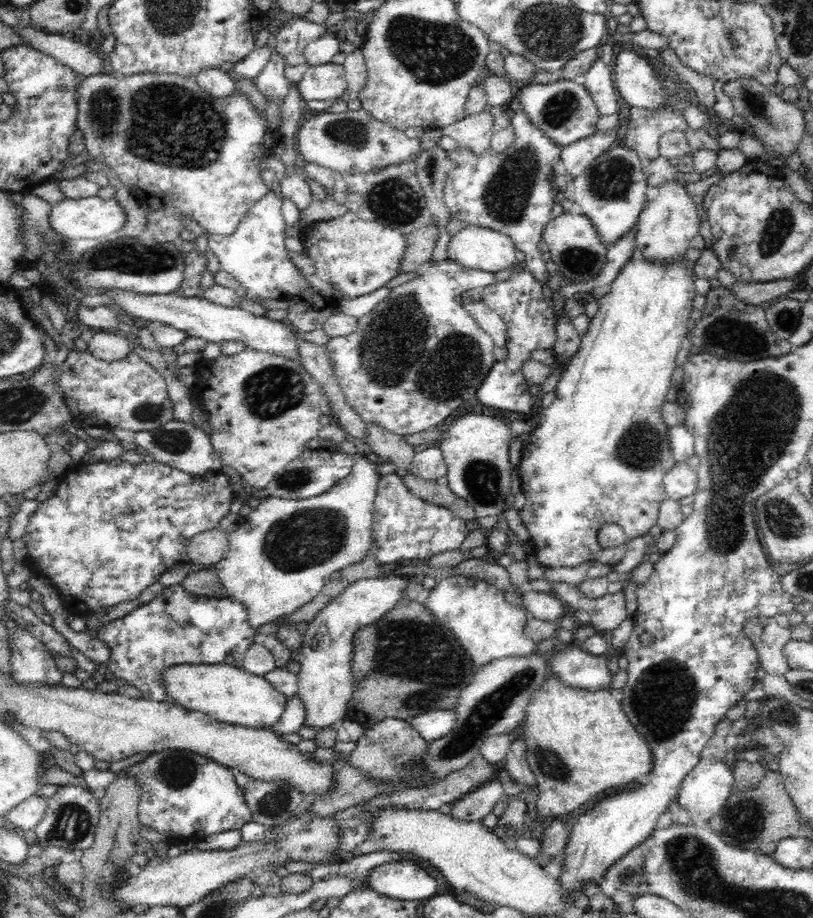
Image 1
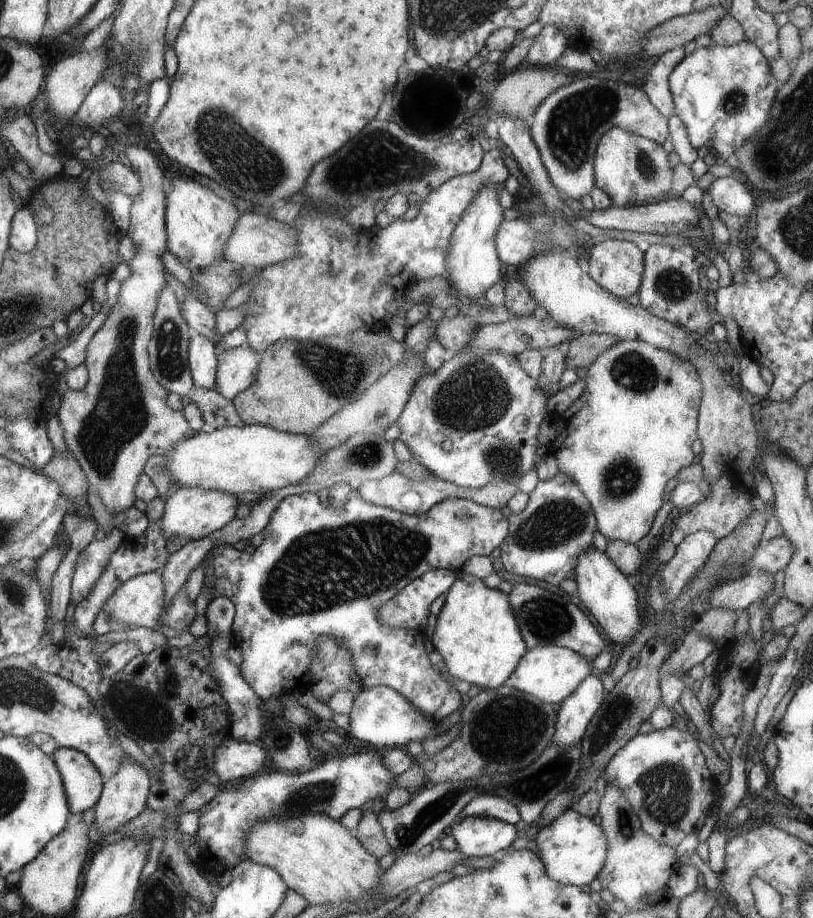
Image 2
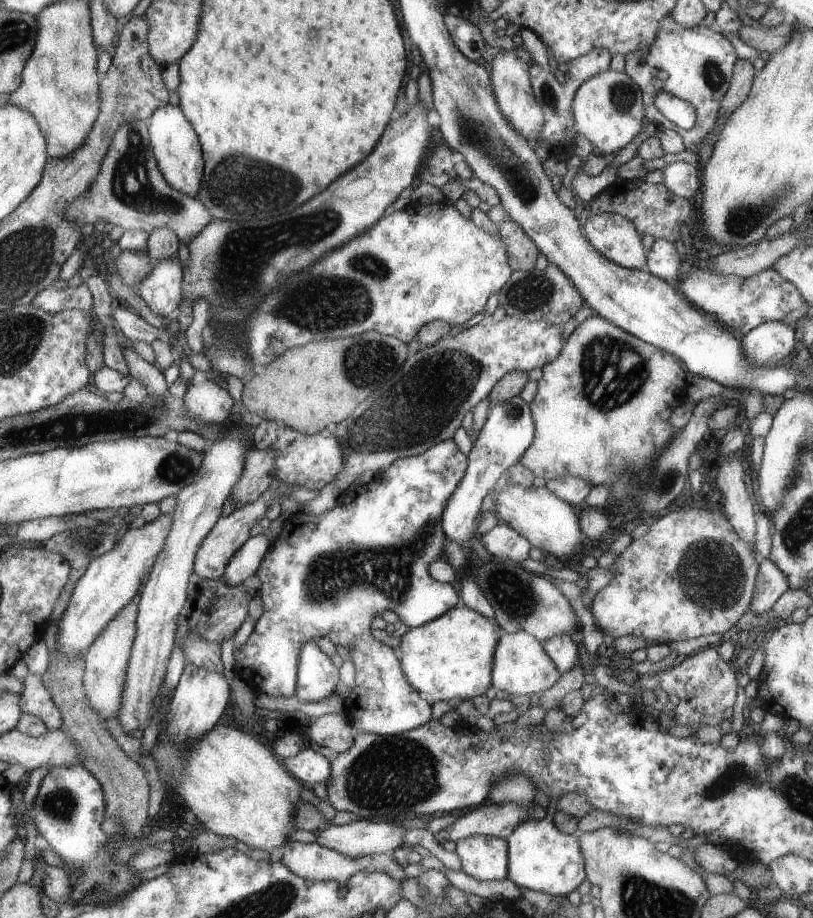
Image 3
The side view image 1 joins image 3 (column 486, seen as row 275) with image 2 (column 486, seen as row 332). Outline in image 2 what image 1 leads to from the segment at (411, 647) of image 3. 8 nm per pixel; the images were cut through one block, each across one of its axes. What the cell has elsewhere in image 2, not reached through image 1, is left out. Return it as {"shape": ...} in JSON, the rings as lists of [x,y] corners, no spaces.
{"shape":[[[460,573],[460,578],[447,592],[447,600],[437,614],[436,627],[428,646],[442,655],[448,672],[457,680],[469,682],[471,685],[485,688],[496,688],[506,684],[510,676],[519,666],[526,652],[526,644],[518,623],[516,622],[508,595],[500,590],[488,588],[482,580],[475,576]]]}

